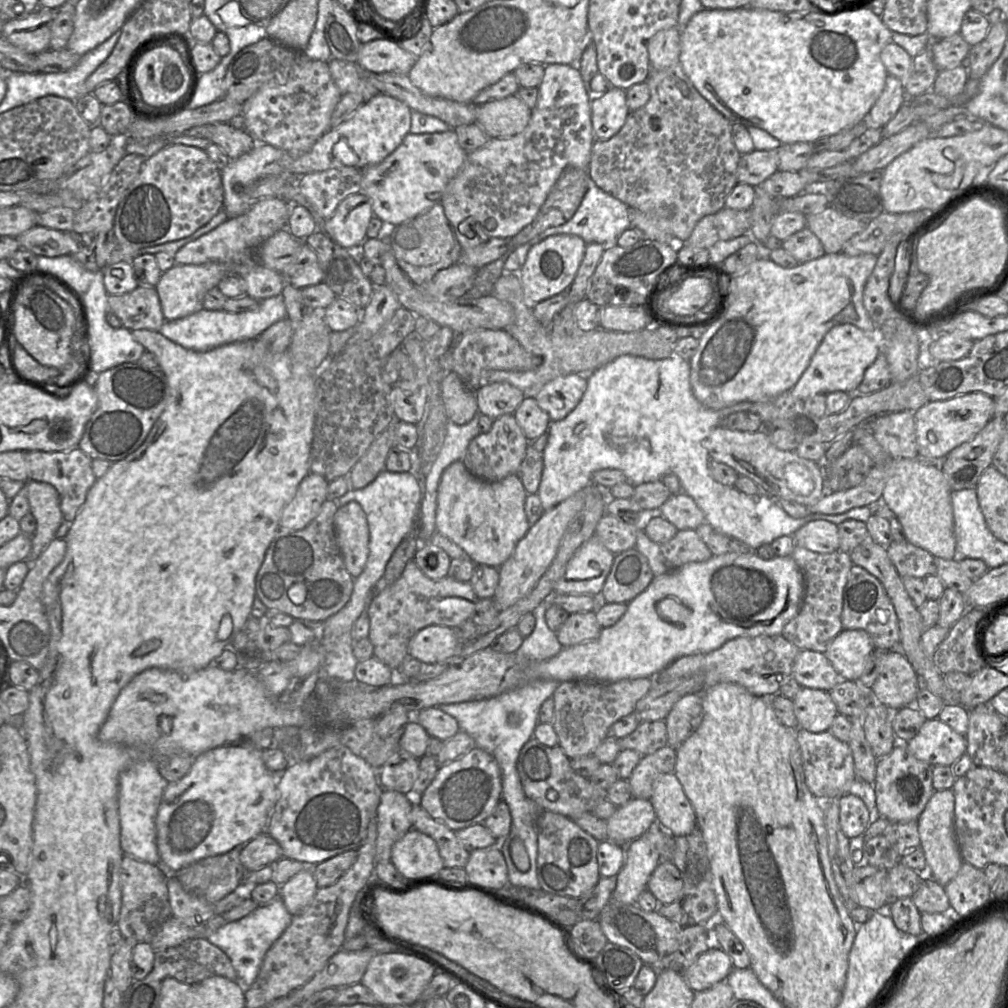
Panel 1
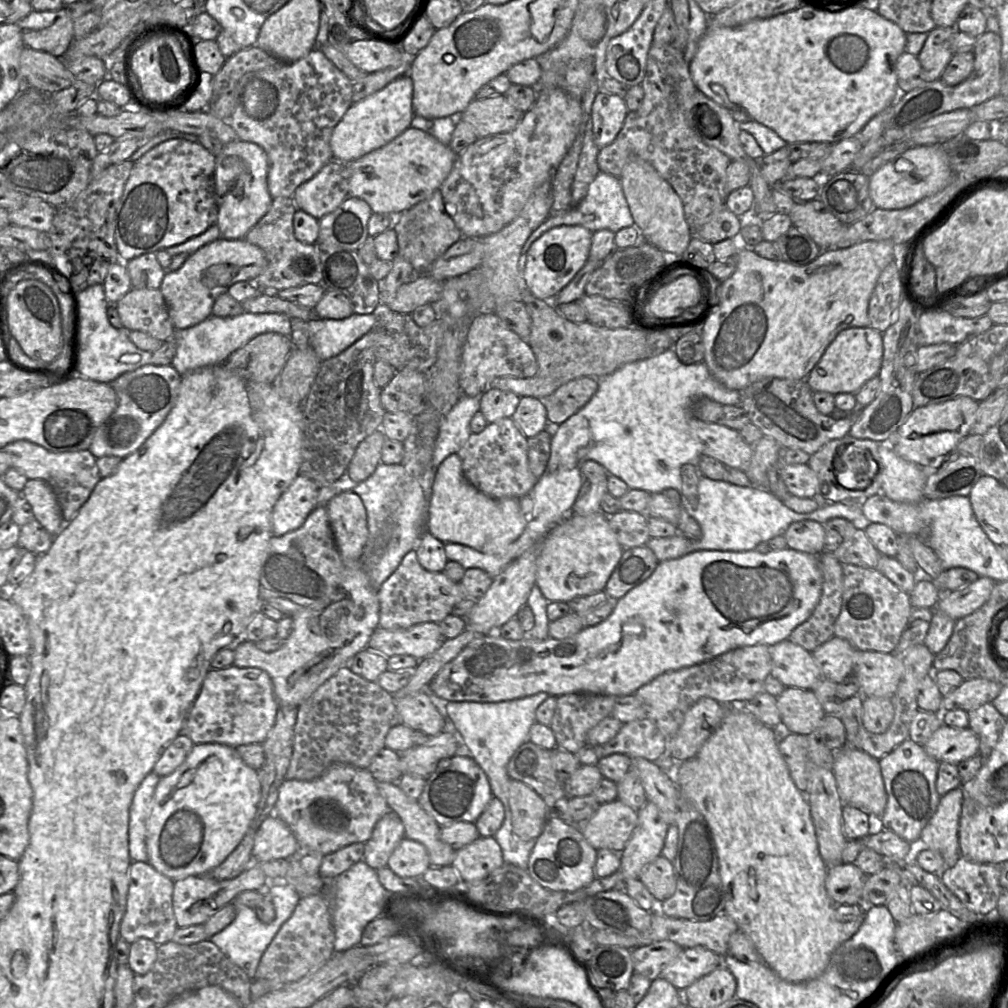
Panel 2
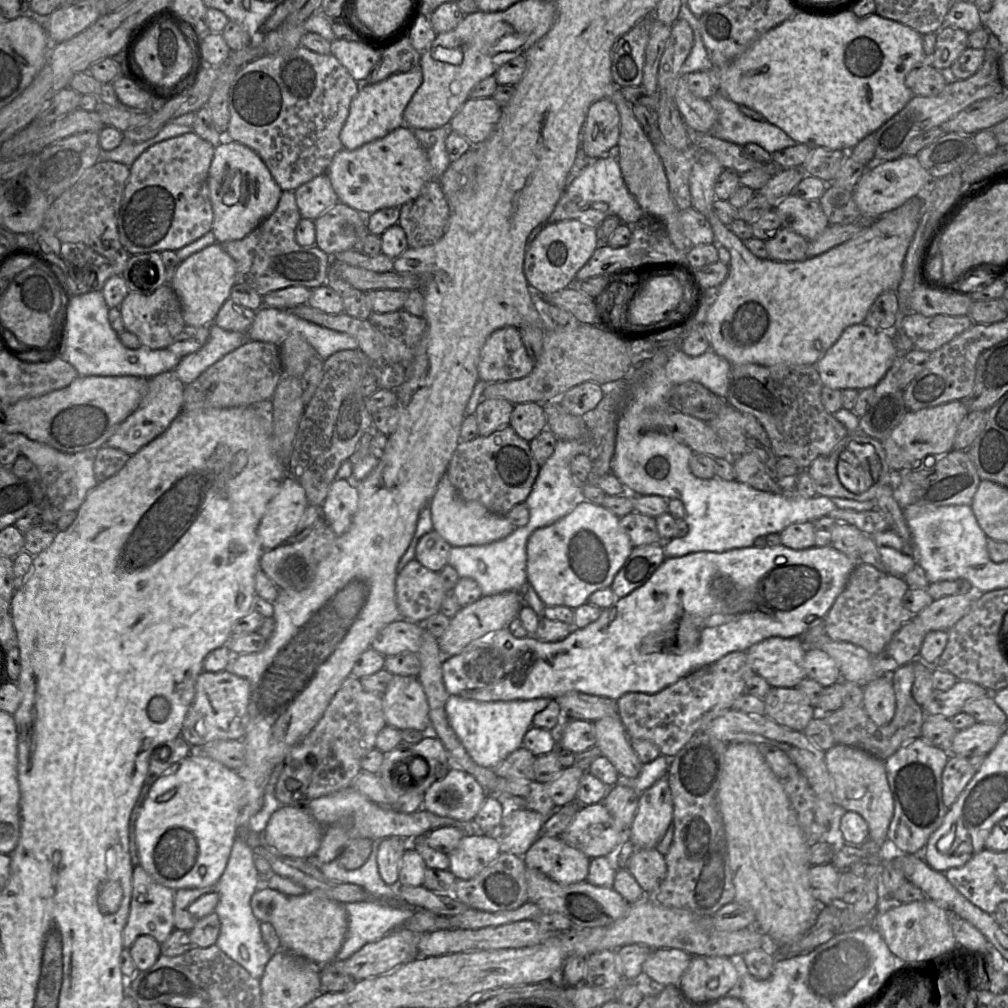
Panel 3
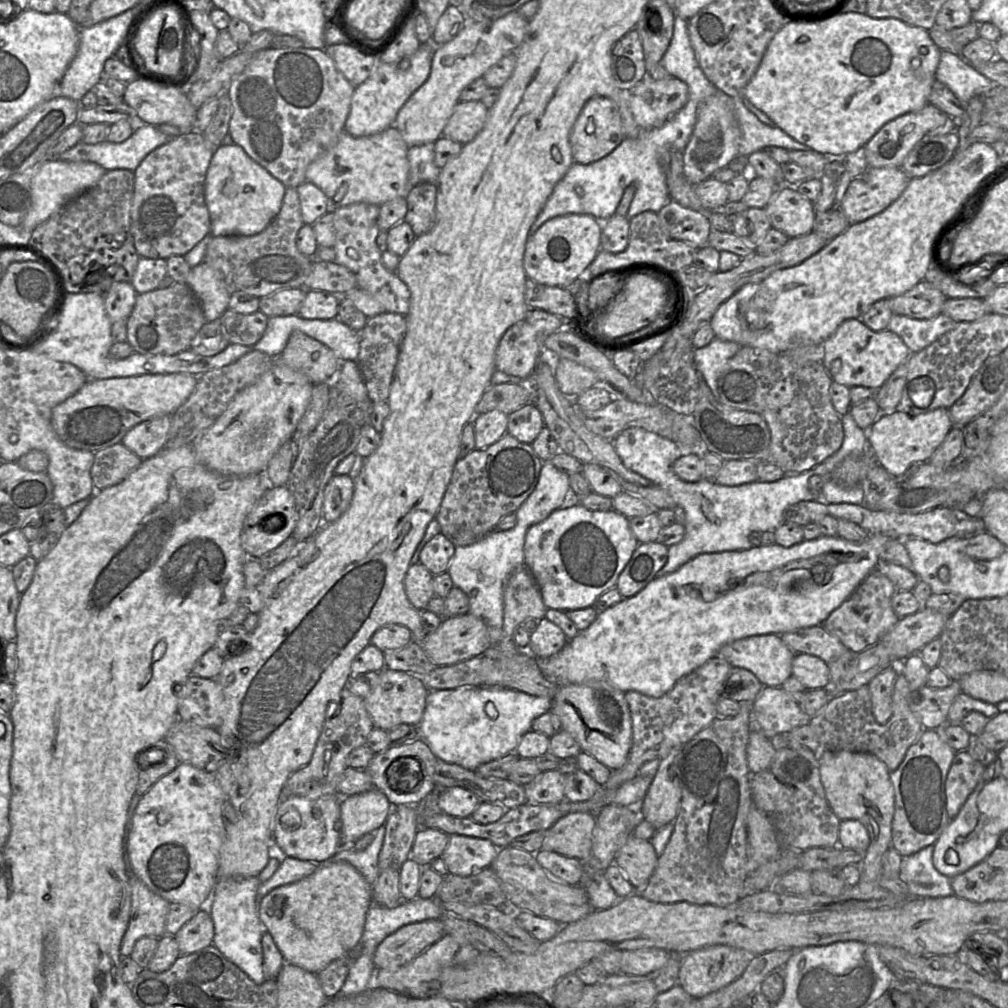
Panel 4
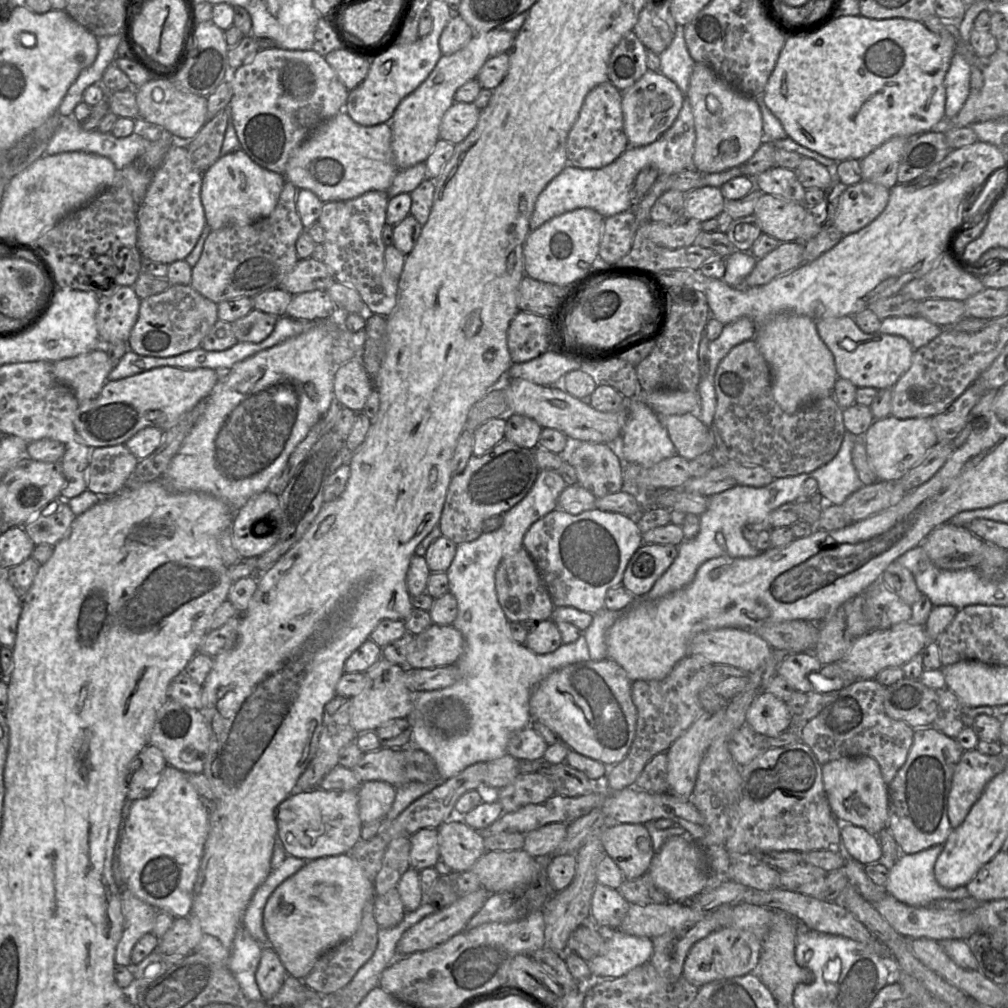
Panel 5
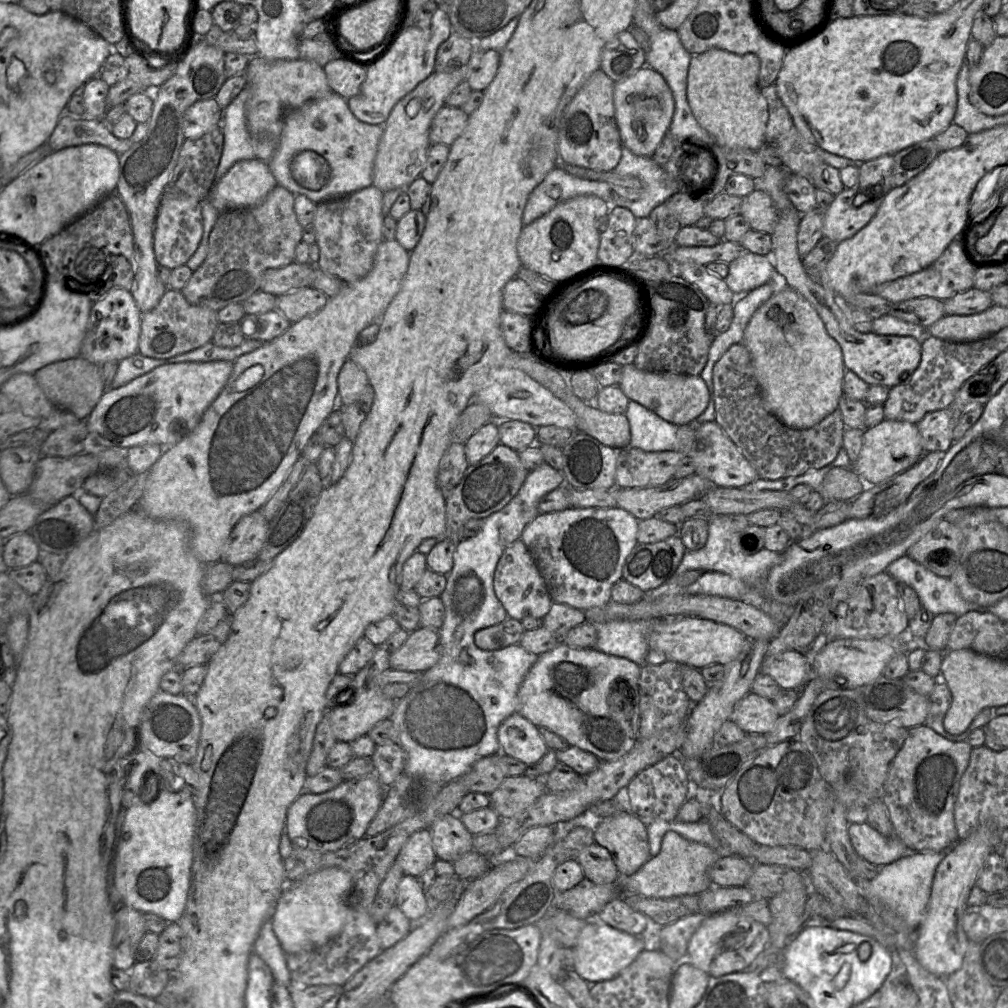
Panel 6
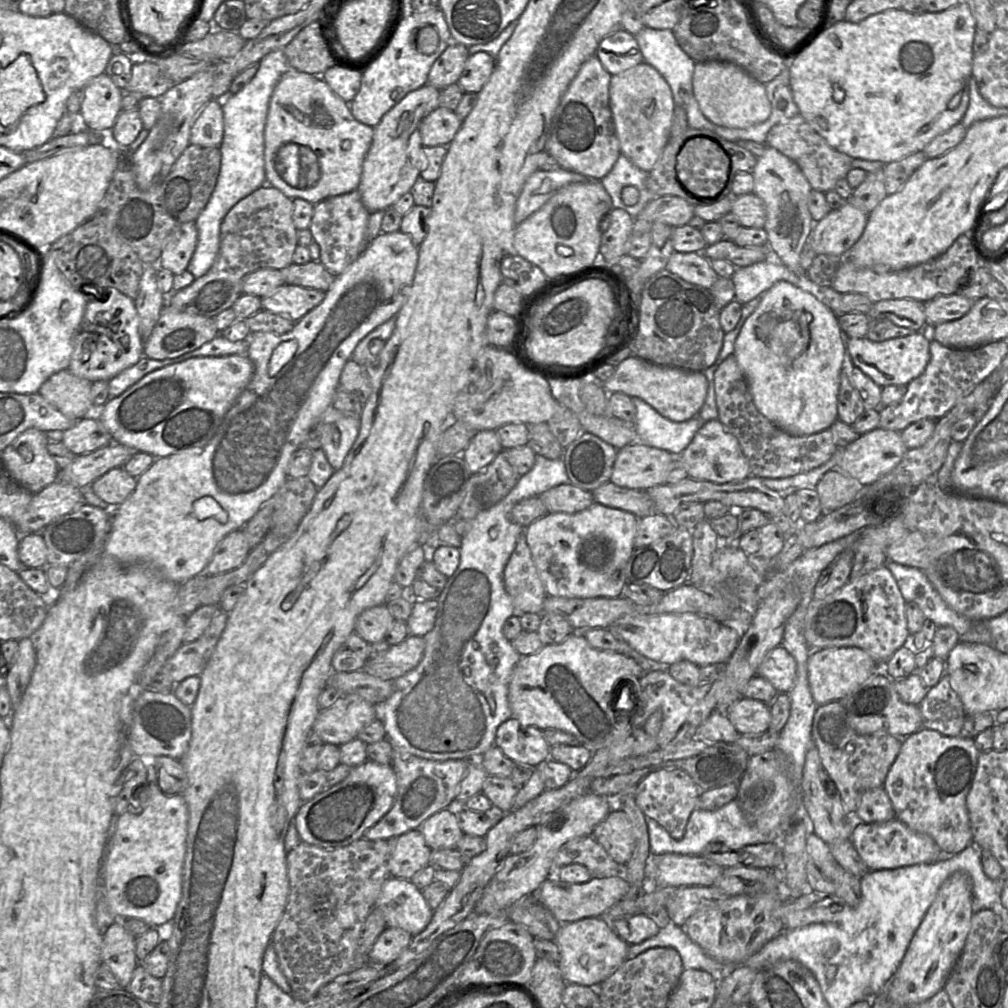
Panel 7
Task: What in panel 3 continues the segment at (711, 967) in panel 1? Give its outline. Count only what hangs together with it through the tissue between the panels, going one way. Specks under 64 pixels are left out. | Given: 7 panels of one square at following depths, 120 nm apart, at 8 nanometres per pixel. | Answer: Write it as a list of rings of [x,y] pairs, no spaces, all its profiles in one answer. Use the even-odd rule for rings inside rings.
[[[657,949],[645,960],[642,971],[645,976],[664,987],[677,986],[691,959],[690,954],[680,949]]]

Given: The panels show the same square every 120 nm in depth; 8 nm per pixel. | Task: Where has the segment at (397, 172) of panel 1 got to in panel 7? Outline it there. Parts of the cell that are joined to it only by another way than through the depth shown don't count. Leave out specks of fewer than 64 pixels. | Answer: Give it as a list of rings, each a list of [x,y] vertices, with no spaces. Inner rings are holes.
[[[290,70],[276,85],[269,102],[264,131],[266,184],[279,189],[292,200],[302,198],[314,205],[357,190],[373,133],[374,128],[357,121],[350,105],[338,97],[322,77]]]

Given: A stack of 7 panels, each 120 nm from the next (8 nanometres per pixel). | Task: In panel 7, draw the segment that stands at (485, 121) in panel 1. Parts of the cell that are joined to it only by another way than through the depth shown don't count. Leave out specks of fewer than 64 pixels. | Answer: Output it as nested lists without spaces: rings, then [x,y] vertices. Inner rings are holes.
[[[438,107],[427,115],[421,122],[419,130],[421,142],[427,146],[447,146],[454,139],[462,125],[455,111]]]

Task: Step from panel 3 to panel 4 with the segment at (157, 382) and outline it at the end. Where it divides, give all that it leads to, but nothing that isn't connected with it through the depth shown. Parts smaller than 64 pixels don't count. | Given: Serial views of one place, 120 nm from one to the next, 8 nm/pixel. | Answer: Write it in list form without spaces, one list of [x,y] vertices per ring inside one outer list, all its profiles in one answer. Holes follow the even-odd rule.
[[[172,415],[154,417],[131,428],[121,443],[139,458],[148,459],[157,455],[164,447]]]

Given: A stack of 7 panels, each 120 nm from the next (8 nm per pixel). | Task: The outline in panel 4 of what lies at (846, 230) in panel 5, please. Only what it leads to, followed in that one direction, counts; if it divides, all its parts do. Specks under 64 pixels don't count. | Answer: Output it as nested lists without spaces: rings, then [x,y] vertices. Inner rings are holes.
[[[870,168],[852,179],[840,210],[850,225],[881,213],[896,201],[908,186],[910,180],[902,168]]]

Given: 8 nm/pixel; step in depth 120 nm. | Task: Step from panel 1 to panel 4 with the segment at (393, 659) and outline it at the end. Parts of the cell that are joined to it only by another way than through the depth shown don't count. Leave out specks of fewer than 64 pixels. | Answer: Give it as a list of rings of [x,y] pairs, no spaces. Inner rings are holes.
[[[419,562],[410,565],[406,572],[405,593],[412,606],[418,611],[425,610],[428,602],[435,595],[433,579],[434,575]]]

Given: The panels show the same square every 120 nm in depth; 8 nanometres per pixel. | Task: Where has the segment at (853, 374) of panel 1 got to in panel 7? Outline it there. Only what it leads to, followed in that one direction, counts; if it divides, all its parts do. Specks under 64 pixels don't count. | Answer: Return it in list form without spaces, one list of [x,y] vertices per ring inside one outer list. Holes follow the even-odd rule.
[[[770,146],[757,158],[752,175],[753,193],[763,201],[766,210],[764,230],[771,256],[794,273],[807,274],[800,265],[800,255],[815,224],[808,209],[810,183],[793,160]],[[926,327],[923,331],[881,342],[872,341],[867,337],[847,338],[846,351],[853,365],[881,387],[907,386],[924,372],[930,360],[930,340],[929,328]]]

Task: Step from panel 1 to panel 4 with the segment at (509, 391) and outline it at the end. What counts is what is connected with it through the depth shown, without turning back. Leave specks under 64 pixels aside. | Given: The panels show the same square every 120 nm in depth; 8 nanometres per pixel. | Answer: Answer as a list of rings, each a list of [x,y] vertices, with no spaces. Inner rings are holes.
[[[492,410],[473,418],[475,431],[475,449],[488,448],[500,440],[508,427],[508,415],[500,410]]]

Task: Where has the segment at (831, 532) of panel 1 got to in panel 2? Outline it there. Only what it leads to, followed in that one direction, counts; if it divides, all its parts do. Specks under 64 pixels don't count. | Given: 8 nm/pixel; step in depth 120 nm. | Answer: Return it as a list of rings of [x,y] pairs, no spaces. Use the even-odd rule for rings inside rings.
[[[804,520],[792,523],[783,537],[787,547],[812,555],[819,555],[824,551],[825,531],[821,523]]]

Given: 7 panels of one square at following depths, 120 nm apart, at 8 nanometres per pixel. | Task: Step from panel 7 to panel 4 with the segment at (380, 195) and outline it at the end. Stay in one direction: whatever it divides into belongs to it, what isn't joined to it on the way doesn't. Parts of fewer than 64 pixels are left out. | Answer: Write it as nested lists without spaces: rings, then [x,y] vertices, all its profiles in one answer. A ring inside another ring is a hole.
[[[512,11],[508,14],[506,14],[505,16],[494,20],[490,24],[490,26],[489,26],[489,24],[480,24],[480,23],[474,23],[474,22],[468,21],[468,19],[466,17],[466,26],[459,32],[459,34],[453,40],[451,40],[450,42],[447,42],[443,45],[435,46],[435,52],[434,52],[432,64],[431,64],[431,71],[430,71],[430,75],[429,75],[428,79],[420,88],[418,88],[410,96],[410,98],[402,106],[402,108],[399,110],[399,112],[397,114],[397,117],[396,117],[396,120],[394,123],[395,127],[397,127],[397,129],[400,131],[404,141],[406,142],[406,144],[409,147],[422,145],[422,144],[426,144],[426,143],[430,143],[430,142],[435,143],[435,141],[443,135],[443,130],[444,130],[449,118],[451,117],[452,113],[454,112],[456,105],[460,102],[460,95],[461,95],[462,91],[464,90],[464,88],[466,88],[469,84],[471,84],[476,79],[483,77],[484,74],[492,66],[494,66],[497,62],[499,62],[503,57],[505,57],[506,55],[508,55],[510,53],[516,52],[516,50],[519,48],[519,46],[521,45],[521,43],[523,42],[523,40],[525,38],[525,34],[527,32],[529,21],[530,20],[526,20],[525,18],[523,18],[519,14],[518,11]]]

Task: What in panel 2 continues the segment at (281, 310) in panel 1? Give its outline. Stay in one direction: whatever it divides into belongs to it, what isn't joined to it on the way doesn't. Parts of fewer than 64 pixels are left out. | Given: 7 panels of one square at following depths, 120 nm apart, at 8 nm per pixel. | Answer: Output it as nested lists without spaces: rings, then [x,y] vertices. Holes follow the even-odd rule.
[[[243,312],[232,317],[210,315],[202,322],[185,329],[175,329],[171,337],[176,343],[176,352],[171,365],[180,375],[198,368],[223,363],[231,353],[245,345],[251,338],[266,332],[276,332],[290,337],[290,317],[281,313]]]

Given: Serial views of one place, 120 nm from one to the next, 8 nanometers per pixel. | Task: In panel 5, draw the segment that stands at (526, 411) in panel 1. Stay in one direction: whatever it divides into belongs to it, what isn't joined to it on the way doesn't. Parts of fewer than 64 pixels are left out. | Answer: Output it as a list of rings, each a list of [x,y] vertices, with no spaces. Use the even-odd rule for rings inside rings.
[[[514,413],[503,417],[506,420],[504,439],[522,447],[534,450],[542,427],[533,419]]]

